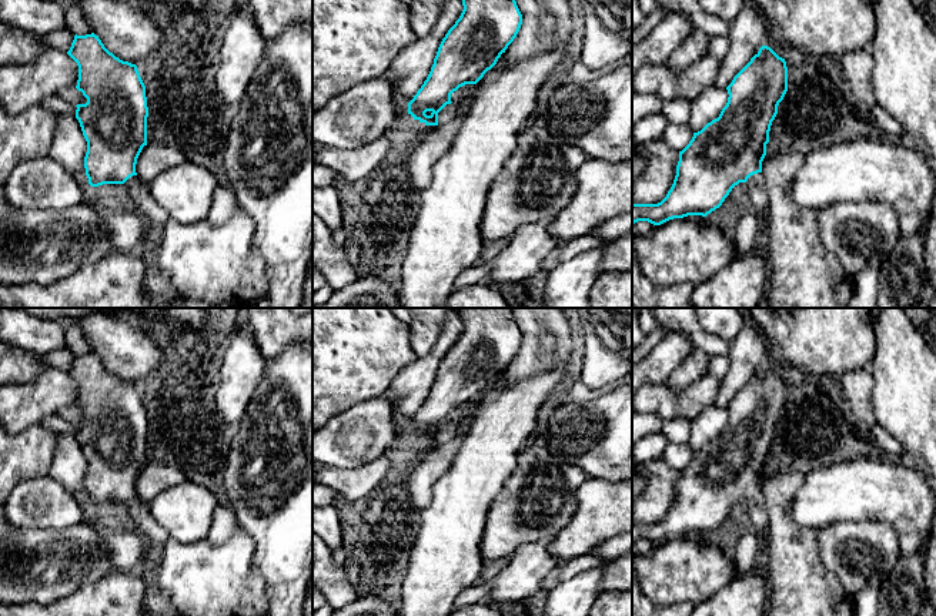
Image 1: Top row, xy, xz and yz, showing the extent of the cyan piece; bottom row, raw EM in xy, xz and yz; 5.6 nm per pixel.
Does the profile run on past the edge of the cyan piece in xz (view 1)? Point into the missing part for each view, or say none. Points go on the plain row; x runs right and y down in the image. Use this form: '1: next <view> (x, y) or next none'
1: next xz (450, 431)

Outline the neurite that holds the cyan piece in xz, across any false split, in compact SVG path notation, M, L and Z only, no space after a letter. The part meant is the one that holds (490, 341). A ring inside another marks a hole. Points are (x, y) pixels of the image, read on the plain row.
M458 308L454 314L462 319L464 329L442 358L427 399L408 422L408 433L425 445L445 443L458 435L459 425L451 421L451 414L465 404L477 404L497 384L522 344L511 308Z

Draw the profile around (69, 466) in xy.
M70 432L60 433L49 476L88 502L84 488L86 472L87 461L78 441Z

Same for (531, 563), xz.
M551 539L526 542L509 558L509 563L489 582L492 605L525 600L558 569L559 563L548 552Z

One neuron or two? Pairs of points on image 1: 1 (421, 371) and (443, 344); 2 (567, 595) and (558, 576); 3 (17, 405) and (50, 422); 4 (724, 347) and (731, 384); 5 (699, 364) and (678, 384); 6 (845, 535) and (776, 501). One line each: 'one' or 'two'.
1: one
2: two
3: two
4: two
5: one
6: two

